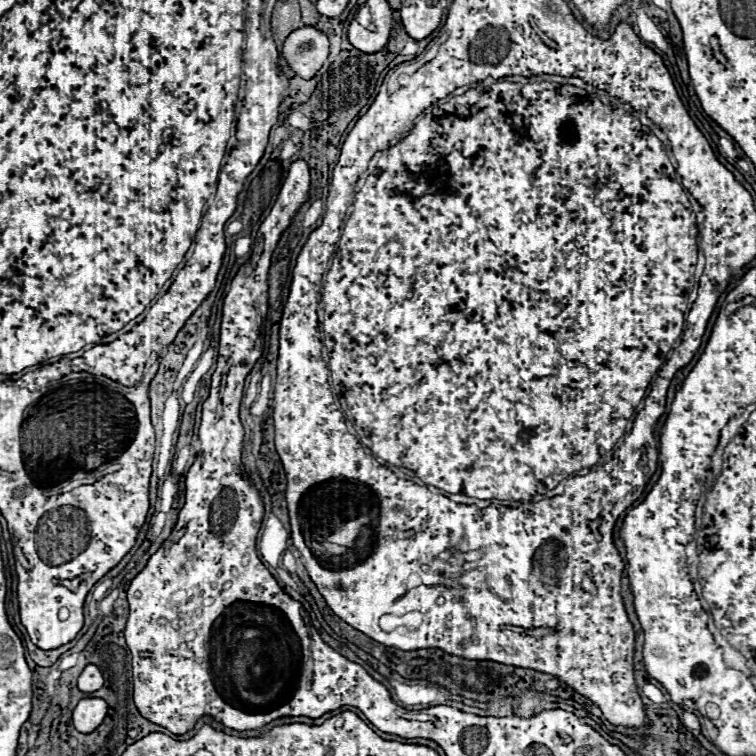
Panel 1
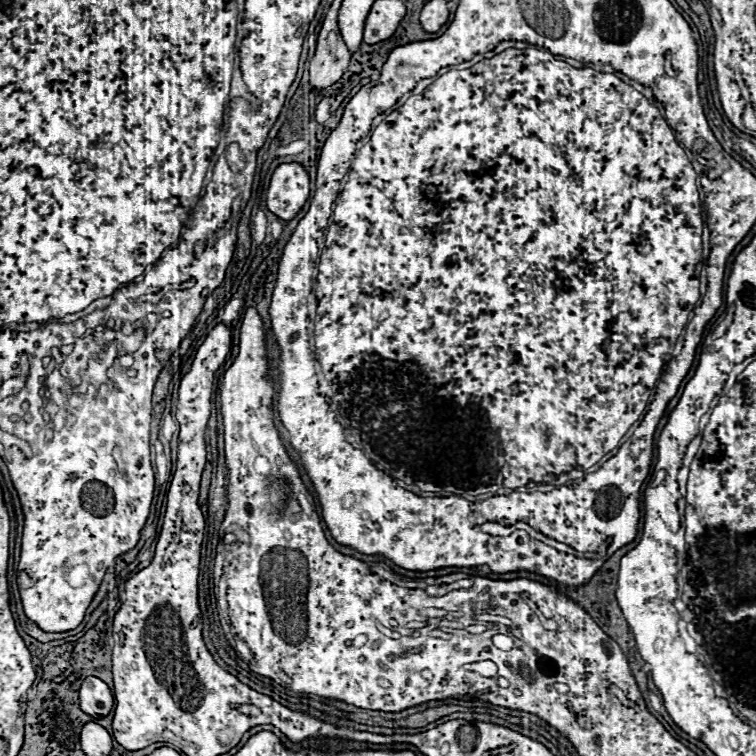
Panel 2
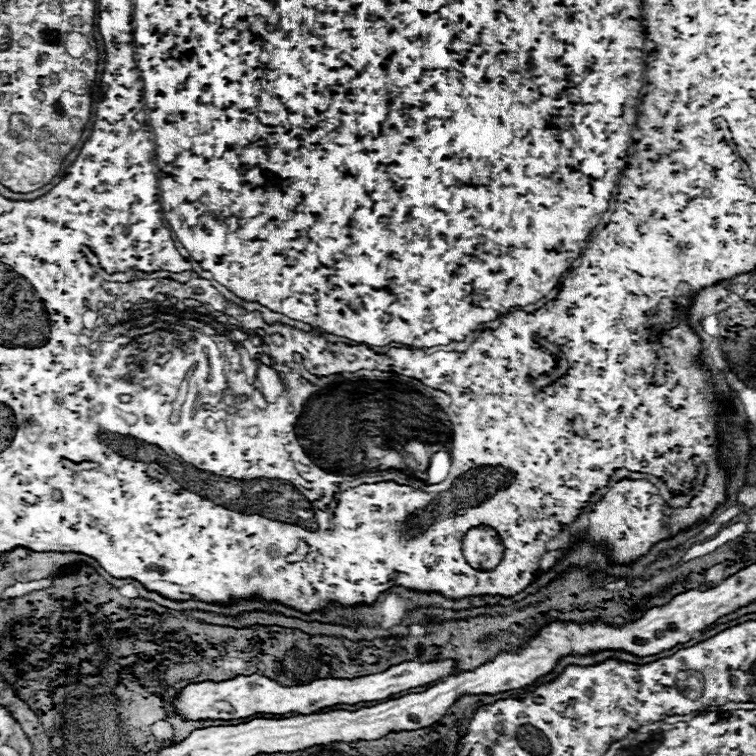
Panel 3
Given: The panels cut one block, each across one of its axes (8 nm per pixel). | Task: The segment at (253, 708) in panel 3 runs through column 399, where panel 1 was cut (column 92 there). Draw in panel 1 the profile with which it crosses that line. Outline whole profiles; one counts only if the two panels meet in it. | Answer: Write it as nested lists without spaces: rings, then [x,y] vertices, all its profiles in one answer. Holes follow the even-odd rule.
[[[88,664],[88,666],[84,668],[84,672],[80,674],[80,678],[78,678],[78,688],[80,688],[82,692],[96,692],[96,690],[102,688],[102,684],[104,684],[102,672],[100,672],[98,666],[94,666],[94,664]]]

